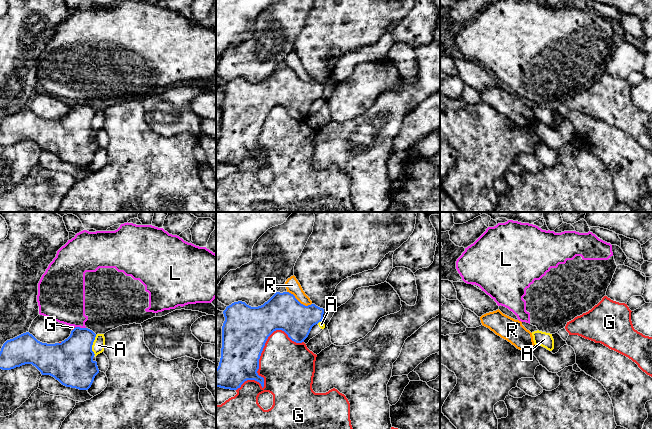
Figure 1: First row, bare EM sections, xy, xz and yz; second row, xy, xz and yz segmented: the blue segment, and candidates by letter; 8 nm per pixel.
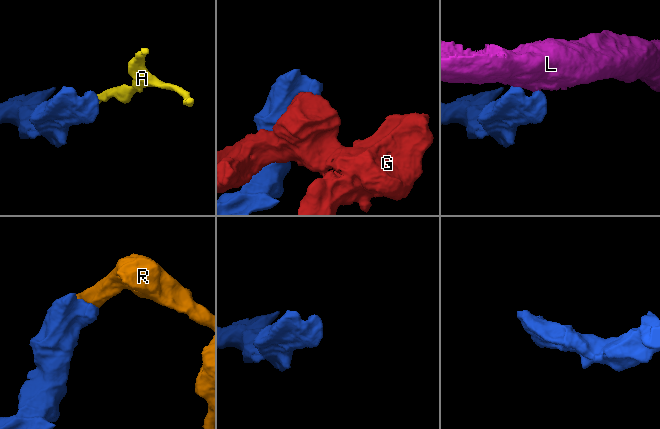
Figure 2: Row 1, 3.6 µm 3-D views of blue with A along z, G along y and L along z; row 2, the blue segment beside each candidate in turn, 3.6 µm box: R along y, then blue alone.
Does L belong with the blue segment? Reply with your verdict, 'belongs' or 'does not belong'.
does not belong

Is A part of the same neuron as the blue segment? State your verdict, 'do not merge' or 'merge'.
do not merge

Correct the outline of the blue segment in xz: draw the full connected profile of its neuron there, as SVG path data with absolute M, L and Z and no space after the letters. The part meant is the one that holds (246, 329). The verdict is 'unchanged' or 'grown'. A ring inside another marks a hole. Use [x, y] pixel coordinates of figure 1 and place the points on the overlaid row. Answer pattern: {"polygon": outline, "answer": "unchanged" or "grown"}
{"polygon": "M276 292L267 302L251 307L238 301L223 311L225 321L222 326L222 348L219 366L216 369L216 387L237 390L247 380L255 380L264 387L264 378L259 376L259 359L268 337L276 330L284 331L288 337L302 343L312 327L323 320L324 309L311 304L301 304L289 292Z", "answer": "unchanged"}

